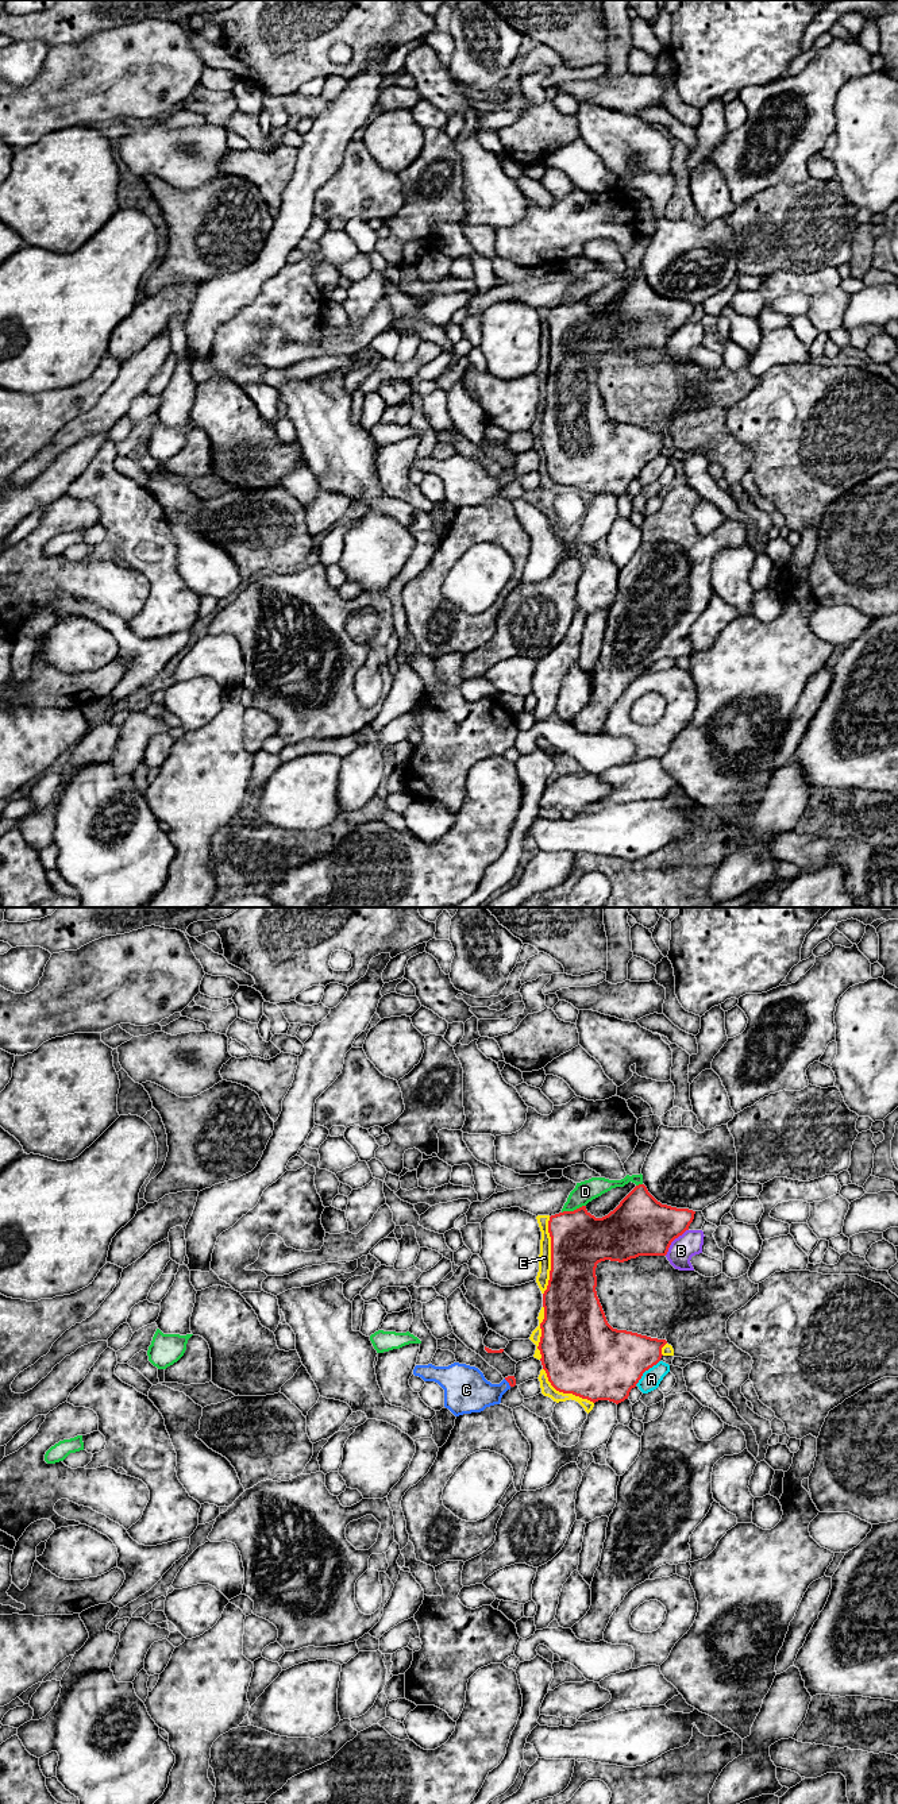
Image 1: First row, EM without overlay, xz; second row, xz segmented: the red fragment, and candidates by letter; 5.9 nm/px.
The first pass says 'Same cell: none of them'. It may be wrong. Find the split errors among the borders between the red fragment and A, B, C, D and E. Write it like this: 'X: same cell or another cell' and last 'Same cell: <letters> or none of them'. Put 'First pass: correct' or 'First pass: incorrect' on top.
First pass: incorrect
A: another cell
B: another cell
C: same cell
D: another cell
E: another cell
Same cell: C

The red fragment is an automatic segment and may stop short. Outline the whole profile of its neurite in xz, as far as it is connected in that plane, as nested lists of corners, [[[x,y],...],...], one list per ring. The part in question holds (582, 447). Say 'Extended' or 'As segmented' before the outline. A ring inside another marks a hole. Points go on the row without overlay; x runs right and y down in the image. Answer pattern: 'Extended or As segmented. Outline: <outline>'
As segmented. Outline: [[[639,277],[613,304],[602,311],[591,308],[586,298],[550,309],[551,363],[547,382],[543,386],[544,412],[540,416],[542,429],[537,442],[548,474],[556,483],[573,486],[593,496],[609,493],[618,497],[628,492],[631,482],[636,479],[643,466],[660,454],[666,432],[617,423],[608,416],[596,383],[596,361],[605,352],[624,355],[639,348],[666,348],[671,335],[689,323],[694,307],[695,304],[689,301],[662,297],[644,277]]]

